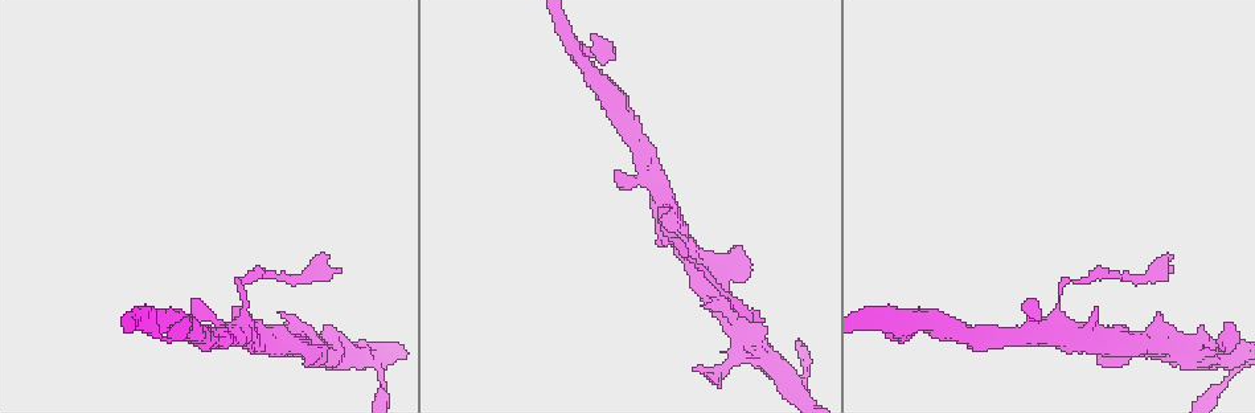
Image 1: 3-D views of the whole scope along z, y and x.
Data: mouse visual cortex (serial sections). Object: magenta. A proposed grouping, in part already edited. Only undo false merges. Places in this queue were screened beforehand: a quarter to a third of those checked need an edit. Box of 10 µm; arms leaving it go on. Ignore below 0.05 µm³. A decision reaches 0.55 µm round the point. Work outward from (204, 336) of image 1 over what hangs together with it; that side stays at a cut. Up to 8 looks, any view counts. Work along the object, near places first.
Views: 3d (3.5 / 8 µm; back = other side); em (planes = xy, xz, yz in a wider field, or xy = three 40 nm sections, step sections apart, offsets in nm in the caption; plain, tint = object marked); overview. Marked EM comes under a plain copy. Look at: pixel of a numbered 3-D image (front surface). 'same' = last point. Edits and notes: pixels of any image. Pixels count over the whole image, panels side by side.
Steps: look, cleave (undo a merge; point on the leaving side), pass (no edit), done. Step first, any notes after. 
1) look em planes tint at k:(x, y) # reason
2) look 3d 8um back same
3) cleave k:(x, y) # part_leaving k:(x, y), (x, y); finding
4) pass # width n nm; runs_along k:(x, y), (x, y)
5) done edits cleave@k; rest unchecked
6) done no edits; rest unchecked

look 3d 3.5um at 1:(1078, 280)

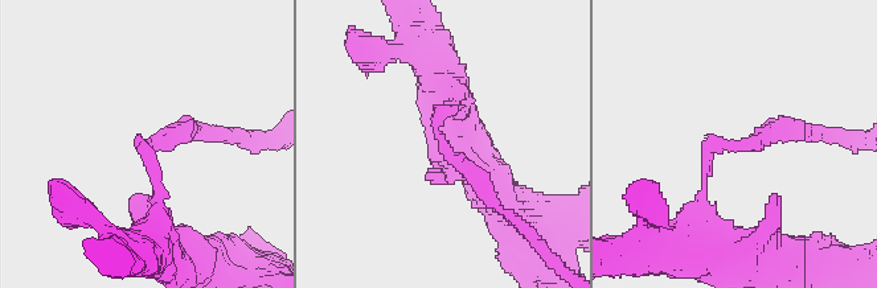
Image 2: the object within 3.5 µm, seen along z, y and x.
look em xy step 1 tint at 2:(442, 139) # arm_widths 150, 250 nm

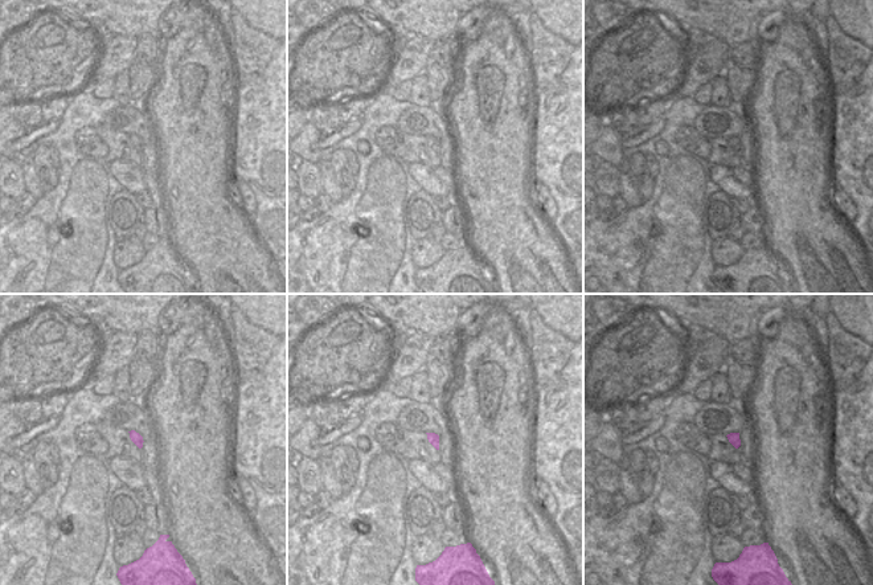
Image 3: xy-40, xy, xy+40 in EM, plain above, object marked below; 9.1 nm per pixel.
cleave 2:(738, 144) # part_leaving 2:(705, 172), (712, 147), (794, 131); two cells meet here

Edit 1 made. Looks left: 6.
look 3d 3.5um at 1:(793, 386) # three-way junction

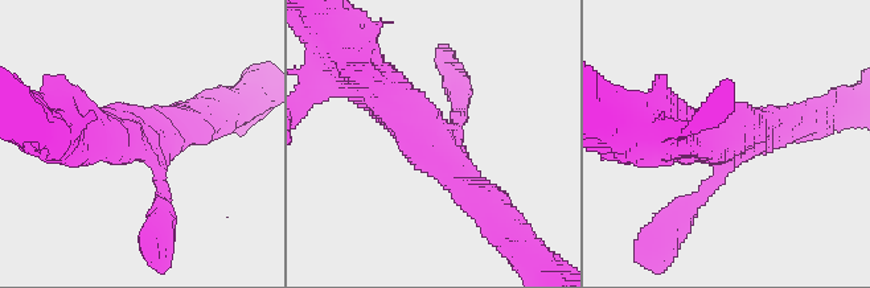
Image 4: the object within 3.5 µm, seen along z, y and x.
look em planes tint at 4:(137, 145) # shape alone is not enough

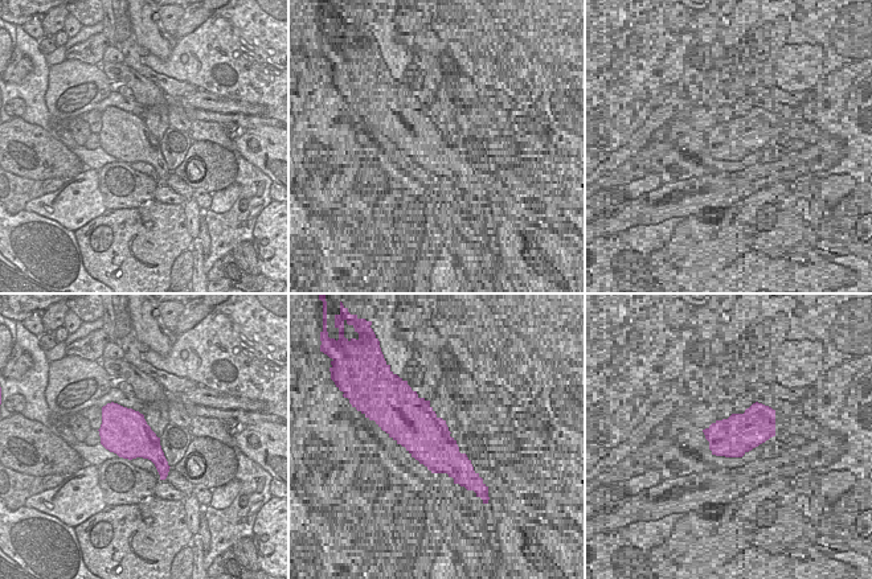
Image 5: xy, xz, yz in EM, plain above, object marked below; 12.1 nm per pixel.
pass # width 550 nm; runs_along 4:(368, 77), (485, 194); one cell here

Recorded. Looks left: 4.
look 3d 3.5um at 1:(158, 321) # branch point

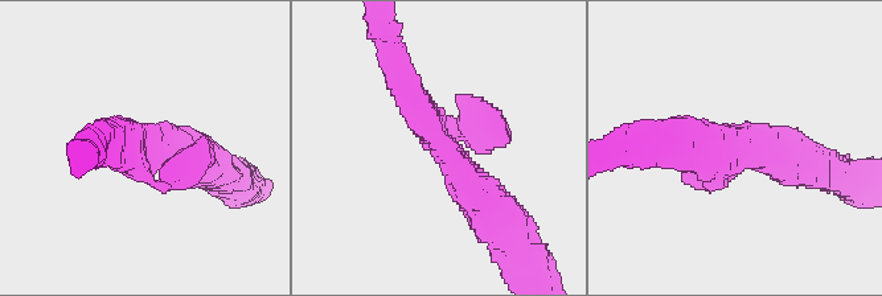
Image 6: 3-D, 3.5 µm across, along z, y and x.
look em xy step 3 tint at 6:(145, 152)

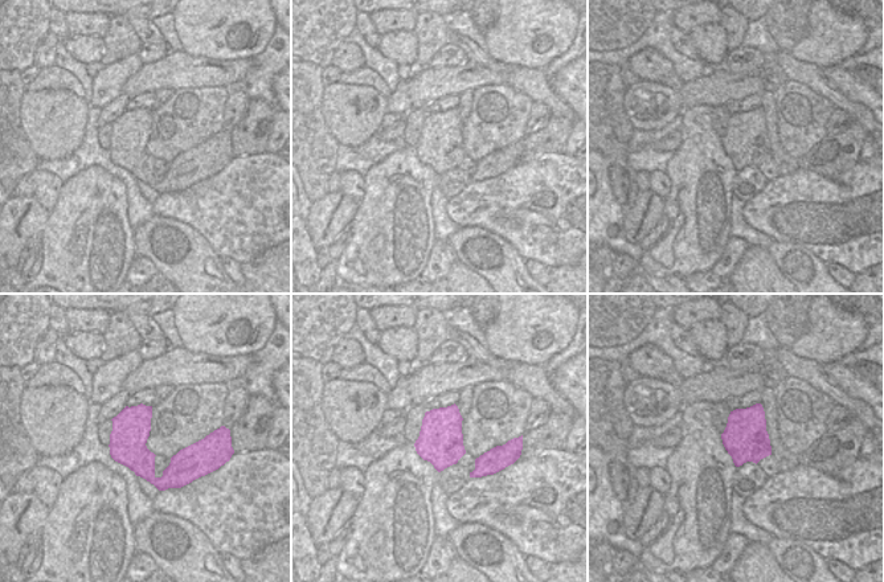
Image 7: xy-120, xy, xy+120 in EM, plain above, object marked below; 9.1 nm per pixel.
look em xy step 1 tint same

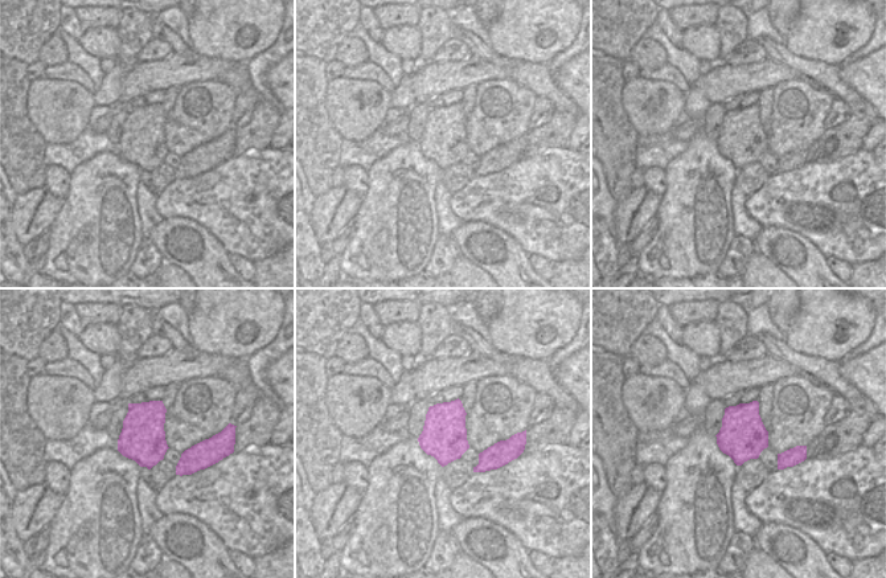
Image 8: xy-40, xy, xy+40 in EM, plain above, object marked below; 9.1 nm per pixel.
pass # arms 3; runs_along 6:(495, 214), (434, 139), (401, 78); continuous, no second cell

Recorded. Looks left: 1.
done edits cleave@2; rest unchecked

